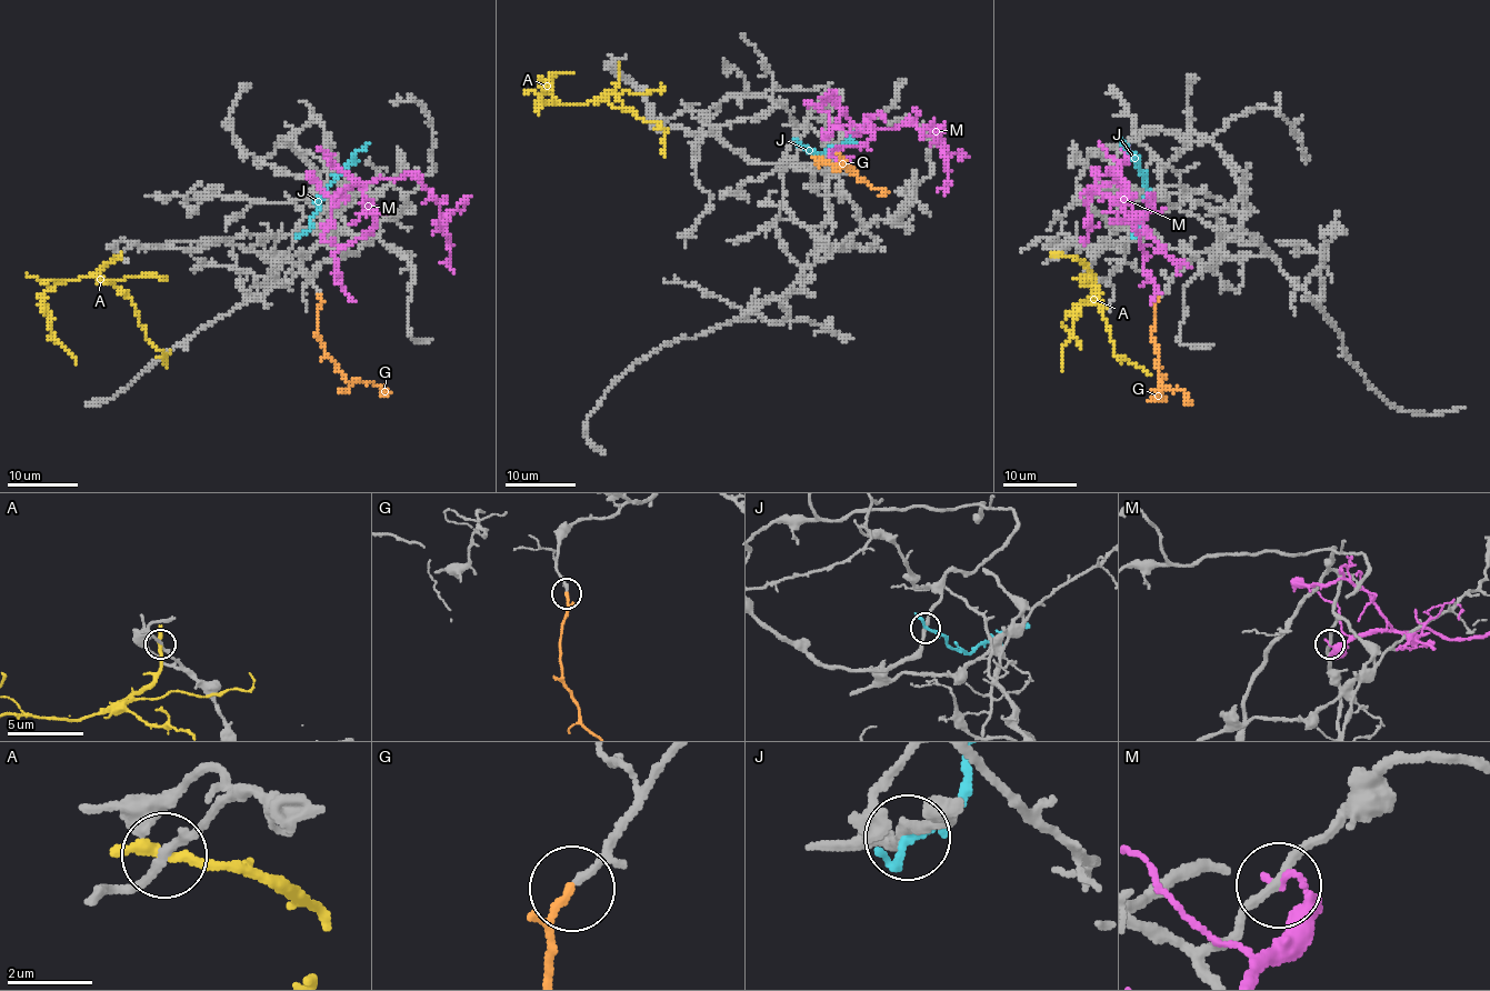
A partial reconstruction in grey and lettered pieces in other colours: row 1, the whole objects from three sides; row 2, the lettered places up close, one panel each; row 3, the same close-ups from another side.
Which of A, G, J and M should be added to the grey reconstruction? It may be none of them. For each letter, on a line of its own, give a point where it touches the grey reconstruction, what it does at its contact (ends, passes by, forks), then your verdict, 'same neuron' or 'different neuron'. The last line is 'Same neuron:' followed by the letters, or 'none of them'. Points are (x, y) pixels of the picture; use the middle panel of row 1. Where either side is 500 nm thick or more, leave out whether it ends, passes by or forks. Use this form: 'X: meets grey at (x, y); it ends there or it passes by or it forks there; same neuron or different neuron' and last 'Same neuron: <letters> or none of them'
A: meets grey at (619, 69); it passes by; different neuron
G: meets grey at (817, 163); it passes by; same neuron
J: meets grey at (799, 144); it passes by; different neuron
M: meets grey at (823, 131); it ends there; different neuron
Same neuron: G

